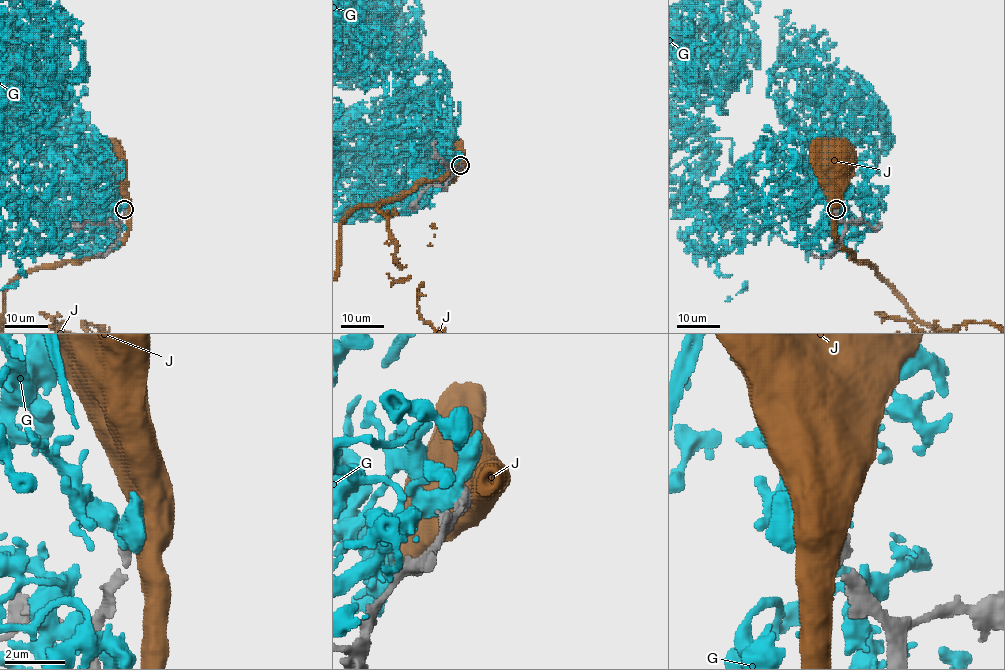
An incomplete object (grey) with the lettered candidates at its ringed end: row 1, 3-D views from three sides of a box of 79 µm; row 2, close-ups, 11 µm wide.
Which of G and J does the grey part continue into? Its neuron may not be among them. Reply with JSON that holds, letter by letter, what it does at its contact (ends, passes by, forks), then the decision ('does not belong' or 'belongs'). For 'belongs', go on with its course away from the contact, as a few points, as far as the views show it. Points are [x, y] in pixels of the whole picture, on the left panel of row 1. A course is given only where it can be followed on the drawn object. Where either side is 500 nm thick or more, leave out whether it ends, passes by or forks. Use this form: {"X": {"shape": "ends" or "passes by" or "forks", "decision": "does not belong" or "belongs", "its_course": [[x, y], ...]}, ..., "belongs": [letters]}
{"G": {"decision": "does not belong"}, "J": {"decision": "does not belong"}, "belongs": []}

